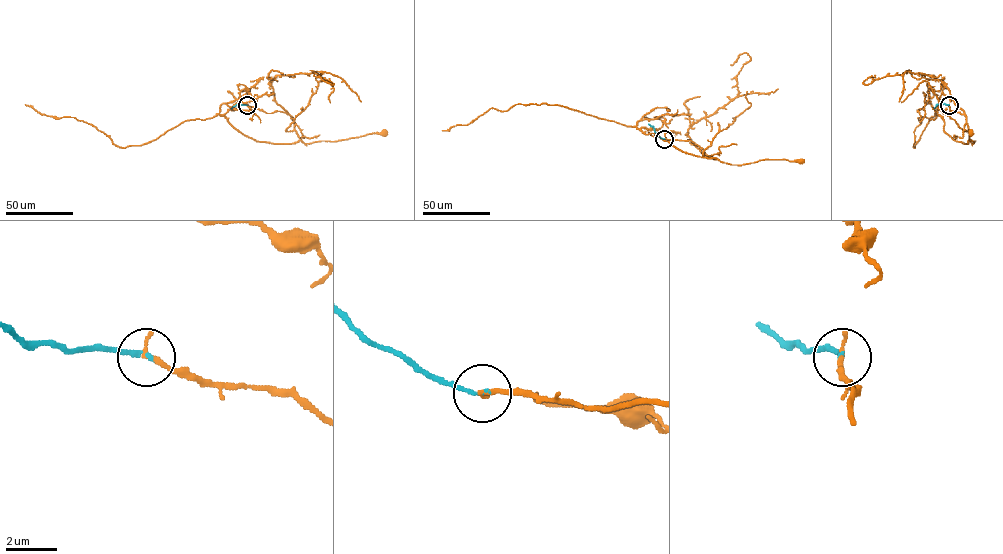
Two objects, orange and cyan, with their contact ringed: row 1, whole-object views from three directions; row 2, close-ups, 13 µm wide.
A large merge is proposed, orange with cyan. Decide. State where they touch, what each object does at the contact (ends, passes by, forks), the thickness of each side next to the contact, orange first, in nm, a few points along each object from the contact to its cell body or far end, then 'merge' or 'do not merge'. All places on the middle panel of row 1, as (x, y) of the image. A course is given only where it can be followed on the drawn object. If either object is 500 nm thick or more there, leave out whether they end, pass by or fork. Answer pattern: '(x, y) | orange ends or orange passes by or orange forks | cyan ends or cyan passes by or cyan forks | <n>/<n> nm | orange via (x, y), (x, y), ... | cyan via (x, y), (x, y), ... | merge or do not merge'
(664, 139) | orange ends | cyan ends | 200/160 nm | orange via (664, 139), (691, 140), (712, 158), (731, 164), (765, 159), (802, 161) | cyan via (664, 139), (648, 124) | merge

